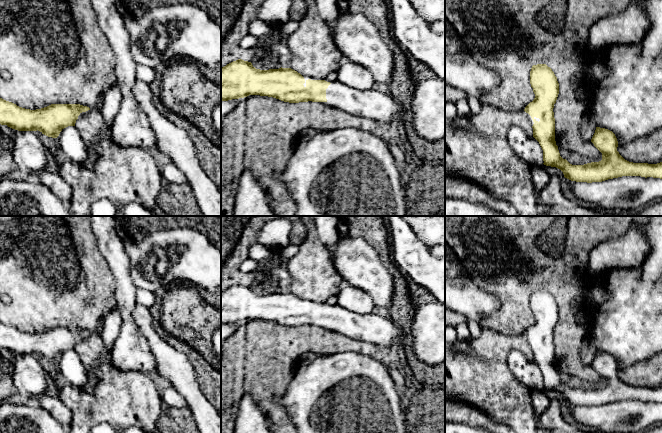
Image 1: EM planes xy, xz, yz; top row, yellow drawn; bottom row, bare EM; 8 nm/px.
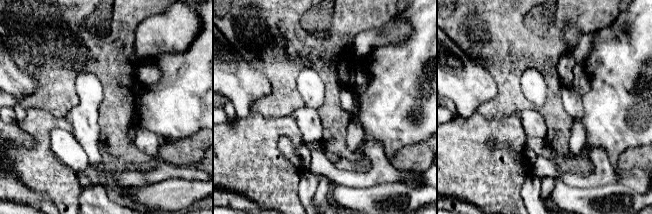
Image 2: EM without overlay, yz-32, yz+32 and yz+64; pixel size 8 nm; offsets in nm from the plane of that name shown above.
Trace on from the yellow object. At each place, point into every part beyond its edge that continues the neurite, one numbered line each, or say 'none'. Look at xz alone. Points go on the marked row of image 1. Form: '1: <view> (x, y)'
1: xz (378, 106)

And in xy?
none

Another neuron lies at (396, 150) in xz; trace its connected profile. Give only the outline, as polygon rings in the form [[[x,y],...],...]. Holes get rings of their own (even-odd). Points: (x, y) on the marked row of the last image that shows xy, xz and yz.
[[[383,136],[383,138],[389,146],[392,156],[395,158],[399,166],[402,168],[408,160],[408,157],[404,152],[403,148],[401,147],[398,141],[389,139],[385,136]]]

